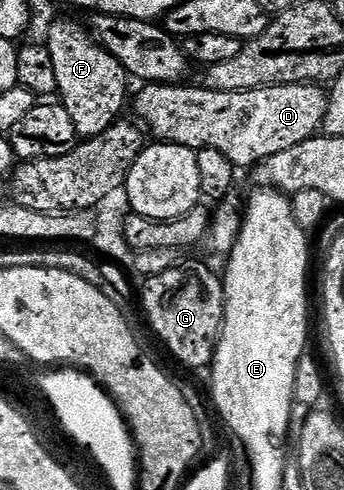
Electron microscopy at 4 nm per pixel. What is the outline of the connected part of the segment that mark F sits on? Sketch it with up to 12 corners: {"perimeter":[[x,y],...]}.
{"perimeter":[[51,23],[44,44],[79,138],[127,108],[126,68],[87,26]]}

